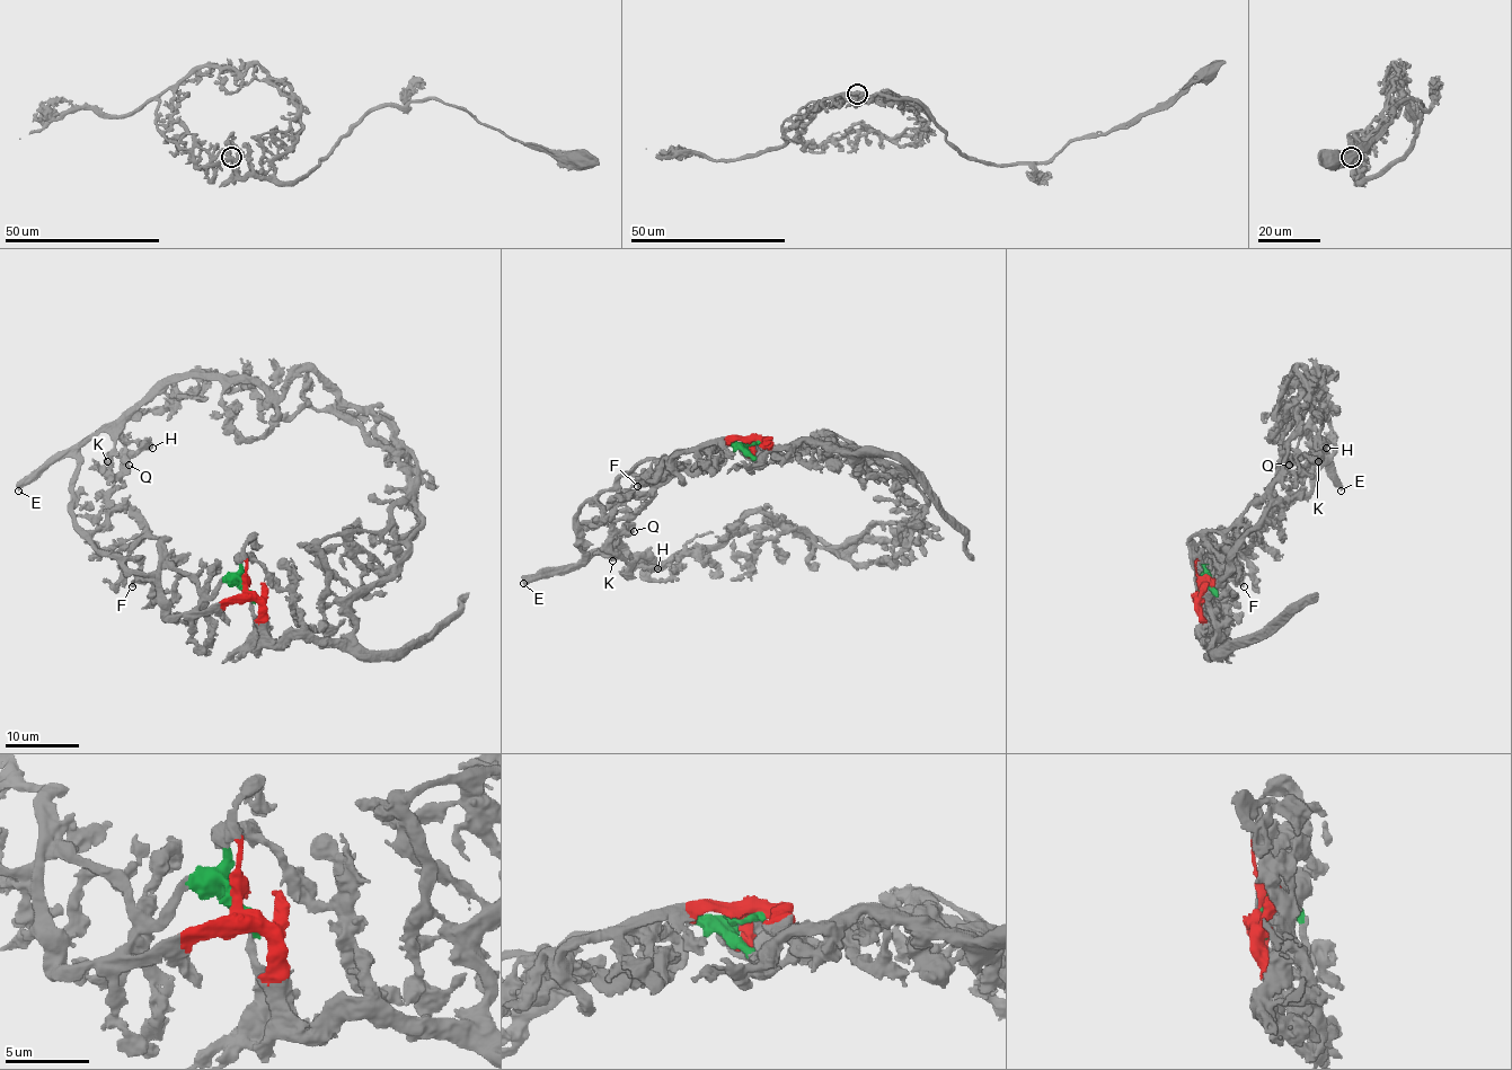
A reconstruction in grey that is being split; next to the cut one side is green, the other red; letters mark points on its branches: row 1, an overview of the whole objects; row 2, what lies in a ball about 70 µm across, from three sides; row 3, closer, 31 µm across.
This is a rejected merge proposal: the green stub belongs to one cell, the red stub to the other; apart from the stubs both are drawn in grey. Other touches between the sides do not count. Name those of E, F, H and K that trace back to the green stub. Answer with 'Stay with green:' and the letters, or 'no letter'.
Stay with green: E, F, H, K

